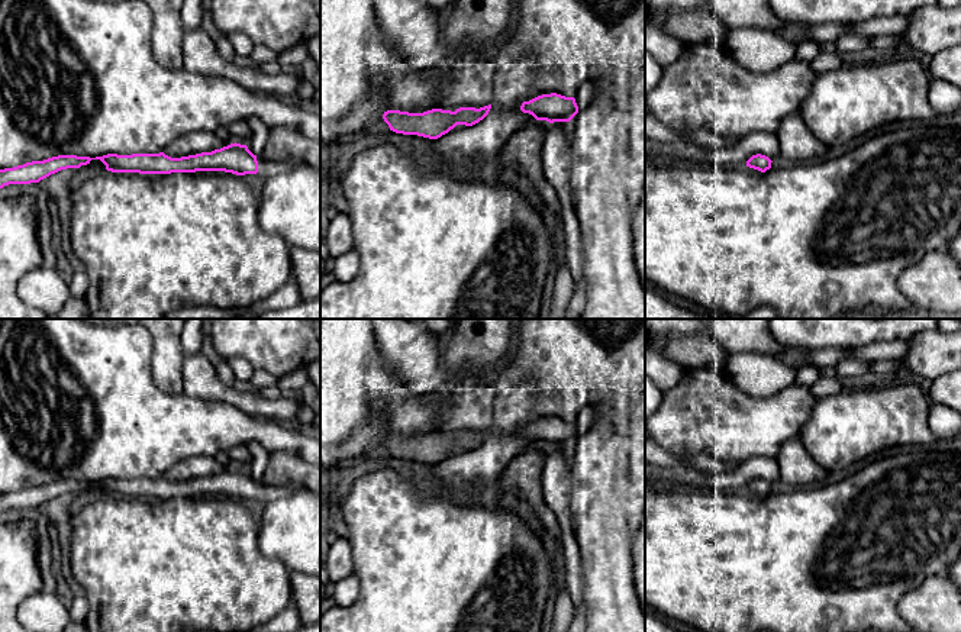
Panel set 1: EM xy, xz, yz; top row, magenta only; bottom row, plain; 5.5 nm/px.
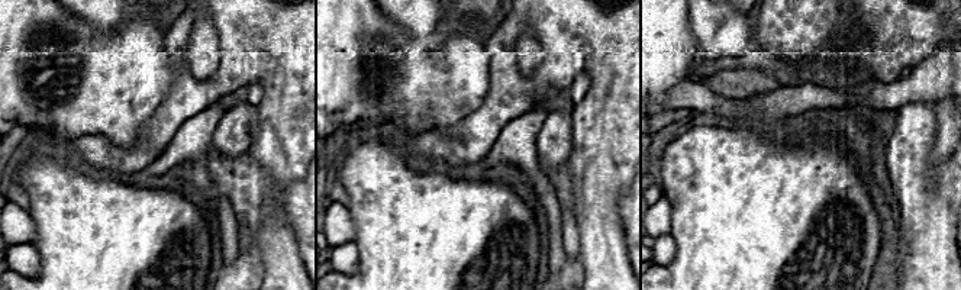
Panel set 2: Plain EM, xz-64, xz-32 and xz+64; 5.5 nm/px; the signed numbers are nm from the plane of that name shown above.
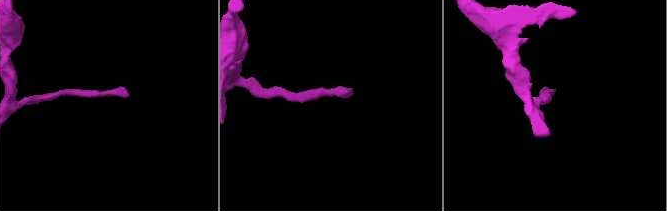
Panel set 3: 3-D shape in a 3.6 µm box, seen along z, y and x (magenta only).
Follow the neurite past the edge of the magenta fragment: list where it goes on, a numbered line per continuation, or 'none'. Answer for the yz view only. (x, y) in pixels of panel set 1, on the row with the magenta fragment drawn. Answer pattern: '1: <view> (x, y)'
none

